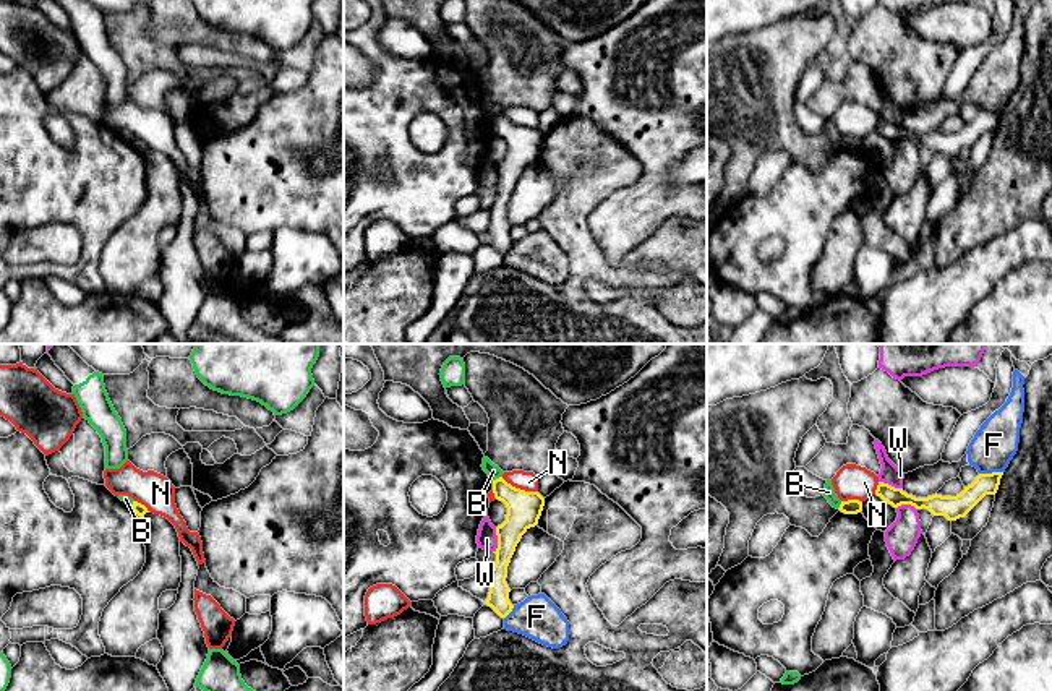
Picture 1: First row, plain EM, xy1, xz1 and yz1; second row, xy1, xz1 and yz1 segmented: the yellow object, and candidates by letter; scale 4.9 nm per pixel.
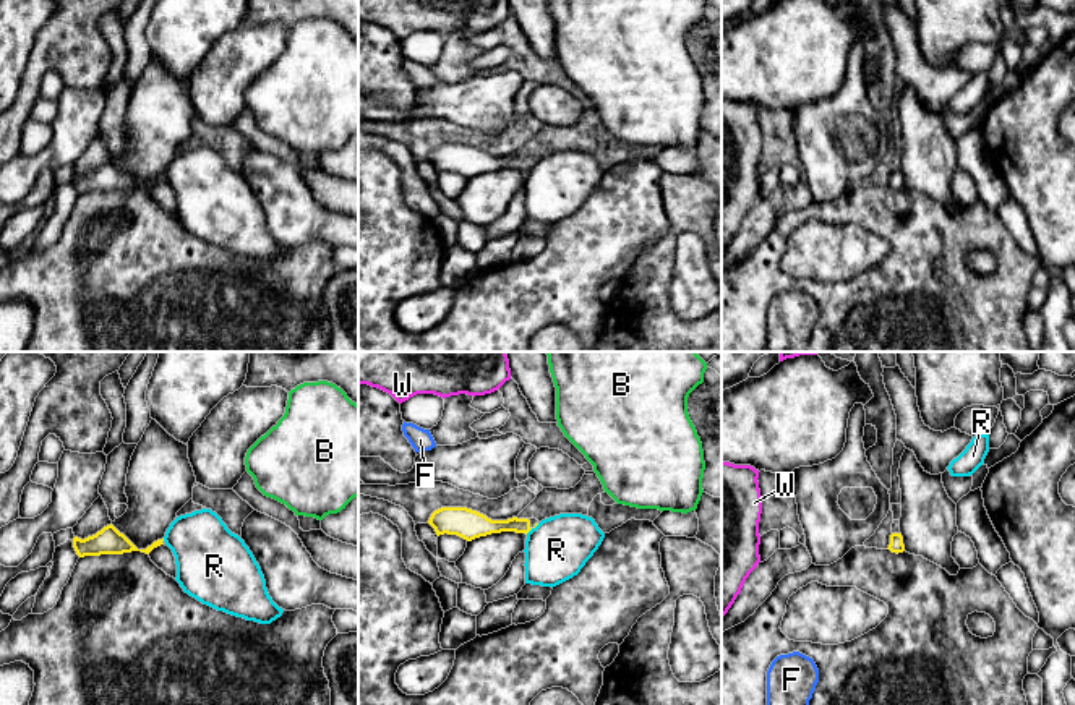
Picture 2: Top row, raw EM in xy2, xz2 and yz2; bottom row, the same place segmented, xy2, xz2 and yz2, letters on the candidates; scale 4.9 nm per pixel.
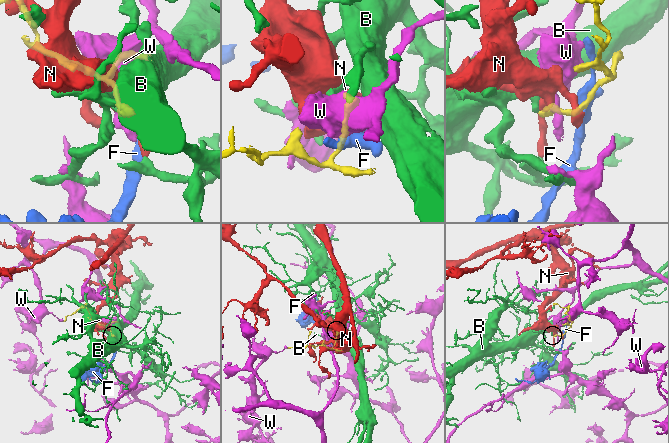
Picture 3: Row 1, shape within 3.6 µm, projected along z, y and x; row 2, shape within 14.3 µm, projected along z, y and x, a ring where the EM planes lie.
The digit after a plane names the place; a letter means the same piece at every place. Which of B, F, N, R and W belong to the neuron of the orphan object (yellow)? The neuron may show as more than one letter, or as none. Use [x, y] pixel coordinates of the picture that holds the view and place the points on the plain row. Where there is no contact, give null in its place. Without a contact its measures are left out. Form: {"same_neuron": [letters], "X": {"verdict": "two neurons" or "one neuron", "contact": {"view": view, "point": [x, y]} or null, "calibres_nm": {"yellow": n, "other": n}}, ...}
{"same_neuron": [], "B": {"verdict": "two neurons", "contact": {"view": "xz1", "point": [496, 115]}, "calibres_nm": {"yellow": 180, "other": 70}}, "F": {"verdict": "two neurons", "contact": {"view": "yz1", "point": [992, 109]}, "calibres_nm": {"yellow": 110, "other": 220}}, "N": {"verdict": "two neurons", "contact": {"view": "xz1", "point": [519, 125]}, "calibres_nm": {"yellow": 180, "other": 100}}, "R": {"verdict": "two neurons", "contact": {"view": "xz2", "point": [531, 166]}, "calibres_nm": {"yellow": 110, "other": 300}}, "W": {"verdict": "two neurons", "contact": {"view": "xz1", "point": [498, 177]}, "calibres_nm": {"yellow": 180, "other": 110}}}

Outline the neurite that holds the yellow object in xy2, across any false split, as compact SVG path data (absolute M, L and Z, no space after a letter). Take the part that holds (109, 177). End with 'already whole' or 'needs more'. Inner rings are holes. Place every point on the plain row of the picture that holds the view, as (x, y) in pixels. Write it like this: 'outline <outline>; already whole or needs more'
outline M112 160L104 164L92 173L84 177L75 173L73 185L79 194L101 193L101 191L123 191L131 188L141 188L149 191L154 185L164 182L162 177L154 178L146 186L138 186L123 170L120 170Z; already whole

